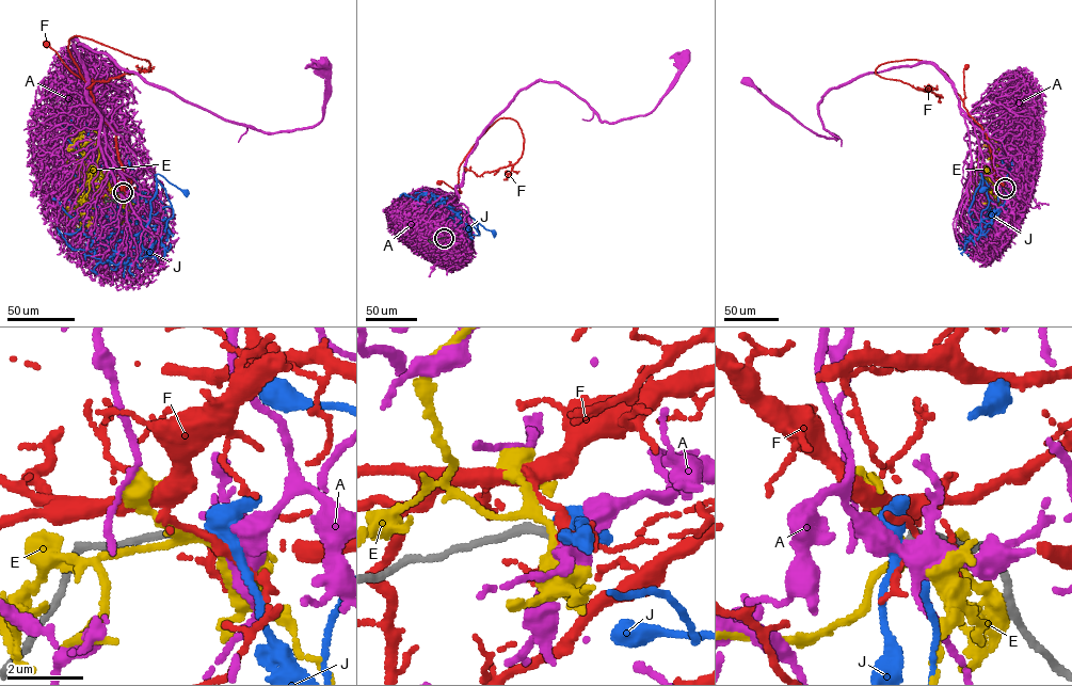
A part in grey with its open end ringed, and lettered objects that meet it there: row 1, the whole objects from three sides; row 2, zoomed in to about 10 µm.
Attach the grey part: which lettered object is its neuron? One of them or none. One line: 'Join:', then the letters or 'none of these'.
Join: A

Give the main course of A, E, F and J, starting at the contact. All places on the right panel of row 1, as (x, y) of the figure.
A: (1005, 188), (979, 171), (975, 126), (929, 63), (868, 72), (826, 93), (817, 110), (835, 140), (748, 80)
E: (1005, 188), (996, 192), (977, 170), (978, 148), (984, 145), (998, 163), (996, 169), (985, 166)
F: (1005, 188), (996, 179), (987, 136), (963, 107), (963, 72), (966, 66)
J: (1005, 188), (1004, 202), (998, 206), (989, 200), (988, 186), (981, 174), (982, 189)

